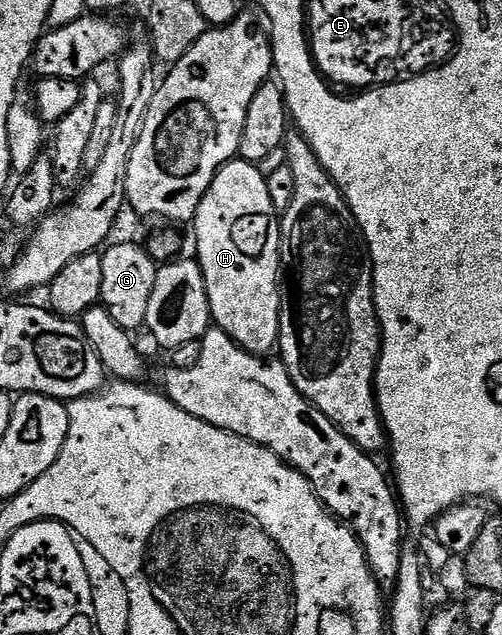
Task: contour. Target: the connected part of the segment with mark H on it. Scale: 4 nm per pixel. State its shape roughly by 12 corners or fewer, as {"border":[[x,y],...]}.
{"border":[[252,162],[197,209],[209,312],[247,352],[281,337],[281,219]]}

